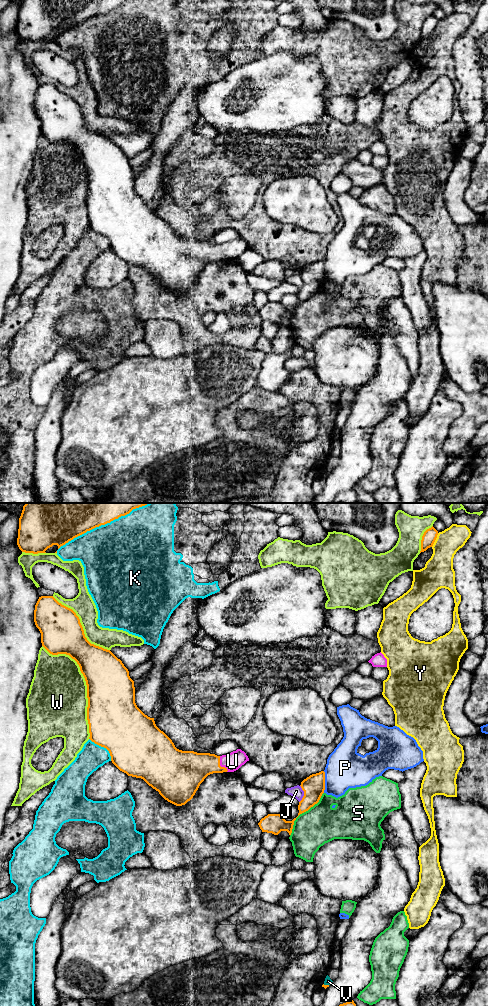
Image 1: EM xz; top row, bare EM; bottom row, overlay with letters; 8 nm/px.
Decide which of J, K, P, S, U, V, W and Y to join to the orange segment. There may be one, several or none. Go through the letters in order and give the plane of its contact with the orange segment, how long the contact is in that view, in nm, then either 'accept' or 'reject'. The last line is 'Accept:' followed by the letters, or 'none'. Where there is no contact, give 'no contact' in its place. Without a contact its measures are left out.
J: contact in xz; length 140 nm; reject
K: contact in xz; length 650 nm; reject
P: contact in xz; length 180 nm; reject
S: contact in xz; length 440 nm; reject
U: contact in xz; length 140 nm; accept
V: contact in xz; length 50 nm; reject
W: contact in xz; length 850 nm; reject
Y: contact in xz; length 130 nm; reject
Accept: U

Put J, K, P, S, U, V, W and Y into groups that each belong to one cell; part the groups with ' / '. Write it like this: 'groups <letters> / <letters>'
groups J V / K / P / S / U / W / Y

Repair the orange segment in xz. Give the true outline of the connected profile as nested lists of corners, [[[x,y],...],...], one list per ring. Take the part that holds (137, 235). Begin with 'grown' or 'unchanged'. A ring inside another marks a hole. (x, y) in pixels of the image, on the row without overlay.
grown; [[[53,84],[39,85],[34,98],[34,110],[41,121],[42,134],[50,142],[69,143],[79,153],[87,173],[89,227],[109,239],[112,251],[120,259],[128,264],[143,267],[149,274],[158,279],[165,288],[176,294],[182,294],[193,286],[200,272],[208,263],[234,260],[249,249],[248,244],[241,237],[222,244],[177,237],[172,228],[156,214],[154,206],[148,205],[137,195],[134,169],[130,166],[129,159],[122,149],[110,138],[91,132],[85,125],[83,115],[76,101],[59,91]]]

